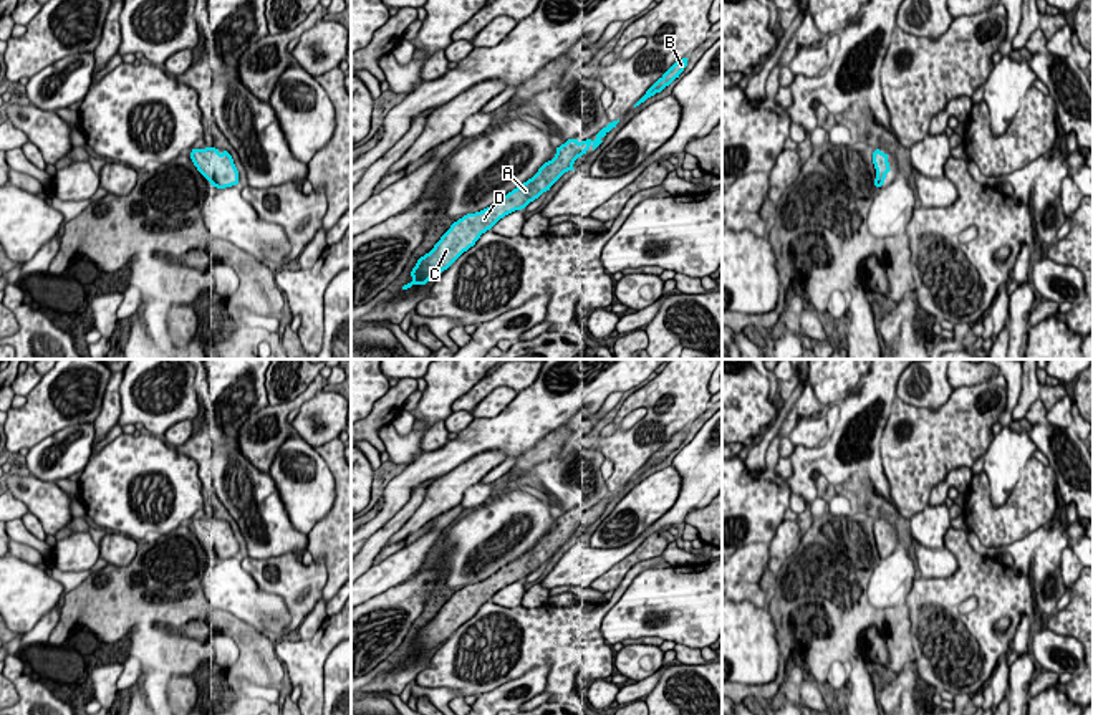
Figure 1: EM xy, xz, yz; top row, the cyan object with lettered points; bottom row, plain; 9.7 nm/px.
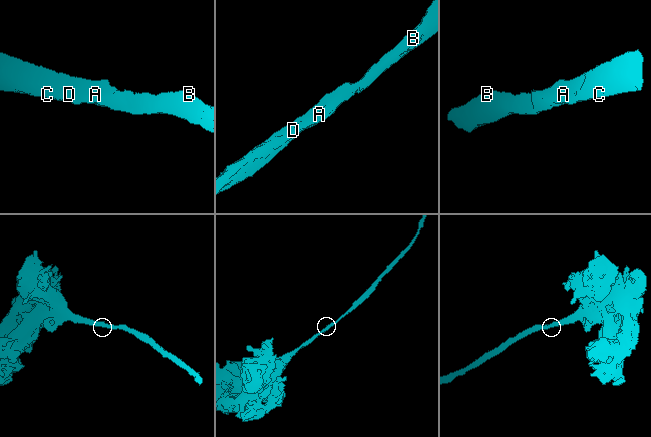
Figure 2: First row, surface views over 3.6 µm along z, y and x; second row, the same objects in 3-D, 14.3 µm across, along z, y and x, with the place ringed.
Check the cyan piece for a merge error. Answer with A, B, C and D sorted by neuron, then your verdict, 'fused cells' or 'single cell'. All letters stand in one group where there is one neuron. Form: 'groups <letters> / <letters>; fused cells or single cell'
groups A B C D; single cell

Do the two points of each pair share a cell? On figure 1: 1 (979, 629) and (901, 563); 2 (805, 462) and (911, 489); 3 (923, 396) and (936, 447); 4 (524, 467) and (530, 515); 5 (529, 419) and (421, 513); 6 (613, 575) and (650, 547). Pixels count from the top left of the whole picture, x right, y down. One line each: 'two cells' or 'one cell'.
1: two cells
2: two cells
3: two cells
4: two cells
5: two cells
6: one cell

